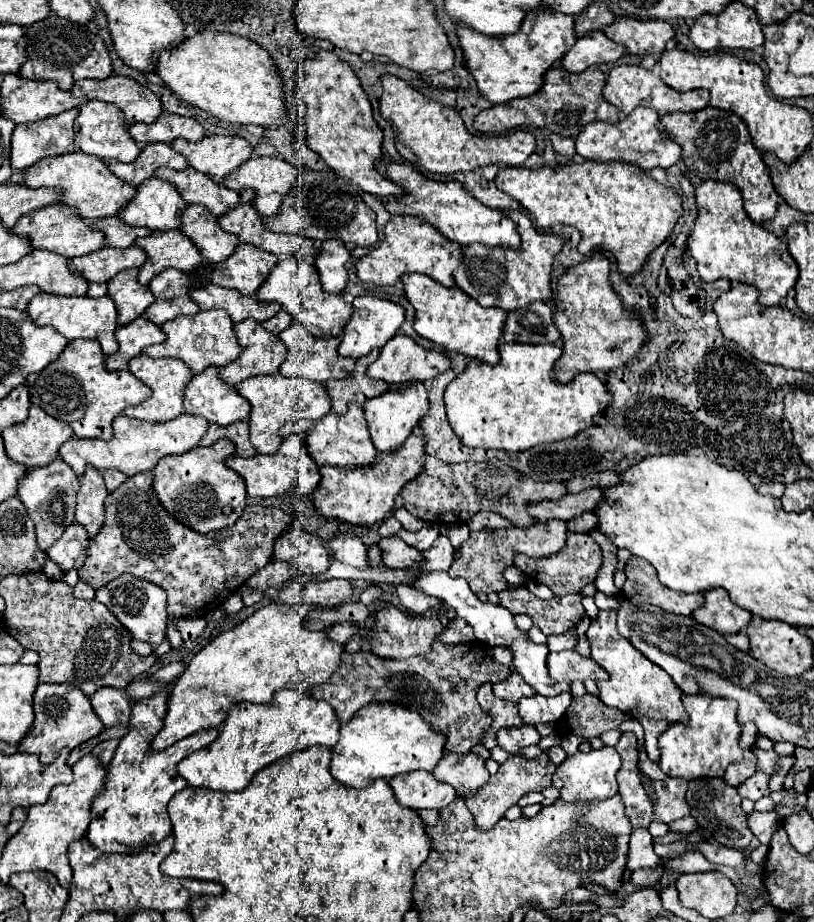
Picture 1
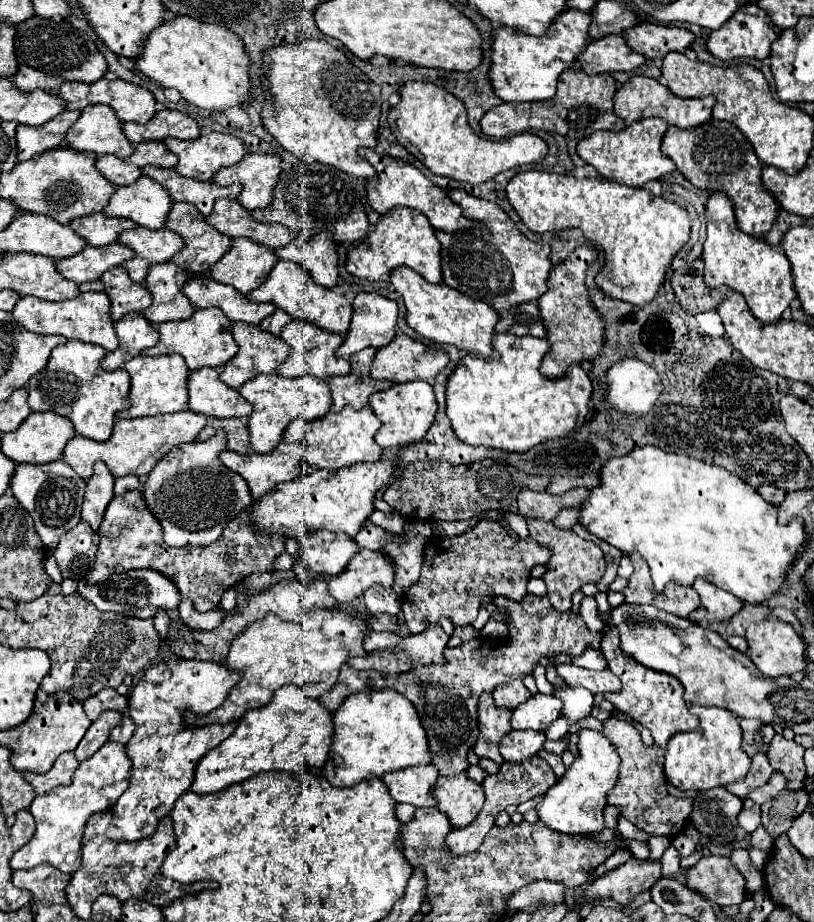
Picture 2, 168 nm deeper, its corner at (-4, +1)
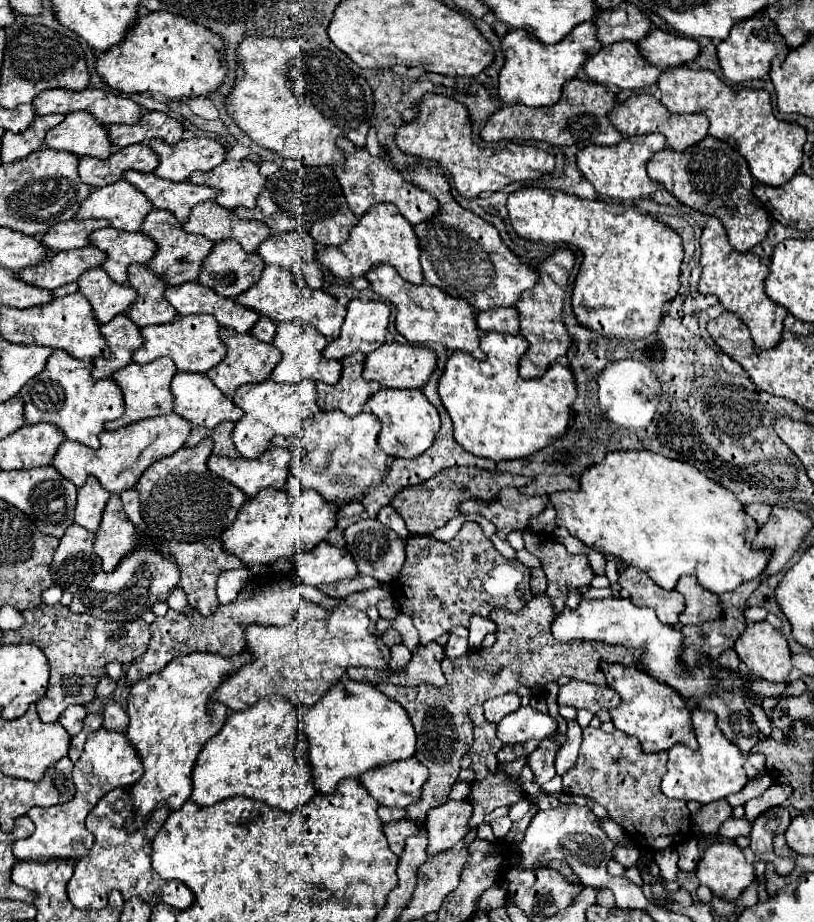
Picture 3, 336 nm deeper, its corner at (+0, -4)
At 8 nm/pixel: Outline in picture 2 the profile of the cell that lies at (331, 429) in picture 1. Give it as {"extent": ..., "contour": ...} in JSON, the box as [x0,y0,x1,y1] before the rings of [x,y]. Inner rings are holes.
{"extent":[304,407,382,469],"contour":[[[350,407],[338,413],[330,411],[324,417],[310,423],[306,431],[304,463],[316,469],[342,469],[342,467],[352,467],[356,463],[378,461],[382,455],[382,447],[374,441],[374,435],[380,429],[380,425],[382,425],[380,419],[374,415],[370,407],[364,407],[360,411]]]}

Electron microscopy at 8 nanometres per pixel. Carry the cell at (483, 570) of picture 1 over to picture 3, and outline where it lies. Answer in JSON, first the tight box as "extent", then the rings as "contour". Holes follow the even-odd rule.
{"extent":[394,522,534,644],"contour":[[[464,522],[460,532],[450,542],[438,542],[432,536],[408,536],[406,564],[402,568],[402,574],[394,582],[394,596],[400,612],[412,618],[420,642],[428,644],[438,636],[452,632],[454,626],[468,626],[472,614],[480,614],[488,618],[492,606],[508,608],[510,612],[520,610],[534,594],[530,592],[530,568],[524,566],[518,558],[514,560],[504,558],[494,548],[494,544],[488,538],[484,538],[480,524]]]}

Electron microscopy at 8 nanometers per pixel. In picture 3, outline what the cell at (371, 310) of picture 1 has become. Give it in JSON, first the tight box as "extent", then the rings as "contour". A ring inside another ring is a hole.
{"extent":[324,298,390,360],"contour":[[[354,298],[338,338],[324,348],[324,358],[342,360],[354,352],[370,354],[386,342],[390,308],[384,302]]]}

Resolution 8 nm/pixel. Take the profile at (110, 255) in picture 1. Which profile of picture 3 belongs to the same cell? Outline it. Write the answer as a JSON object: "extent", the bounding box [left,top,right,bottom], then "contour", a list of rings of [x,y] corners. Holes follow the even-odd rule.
{"extent":[16,246,106,290],"contour":[[[86,246],[82,250],[58,252],[50,260],[38,266],[30,266],[16,272],[16,276],[38,288],[56,290],[58,286],[76,282],[84,272],[96,266],[102,266],[104,260],[106,260],[106,254],[102,250],[98,250],[96,246]]]}

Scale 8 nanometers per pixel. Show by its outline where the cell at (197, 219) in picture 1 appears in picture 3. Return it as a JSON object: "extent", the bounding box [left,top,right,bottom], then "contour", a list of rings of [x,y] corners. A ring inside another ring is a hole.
{"extent":[142,210,212,286],"contour":[[[152,210],[144,220],[142,232],[158,244],[158,252],[156,252],[154,260],[148,264],[148,268],[152,268],[158,276],[162,276],[168,284],[174,284],[174,286],[198,280],[202,264],[212,250],[212,242],[206,236],[188,234],[182,228],[182,224],[178,222],[178,218],[174,214],[170,214],[168,210]]]}

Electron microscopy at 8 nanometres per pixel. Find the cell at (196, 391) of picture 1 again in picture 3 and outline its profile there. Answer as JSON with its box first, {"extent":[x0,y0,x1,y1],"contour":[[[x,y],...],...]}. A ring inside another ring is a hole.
{"extent":[170,372,244,428],"contour":[[[178,372],[170,388],[176,400],[176,414],[196,426],[214,428],[222,420],[238,422],[244,416],[242,408],[226,398],[204,374]]]}

